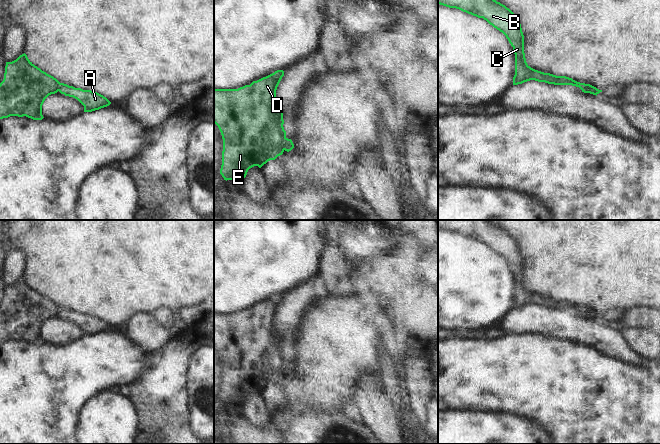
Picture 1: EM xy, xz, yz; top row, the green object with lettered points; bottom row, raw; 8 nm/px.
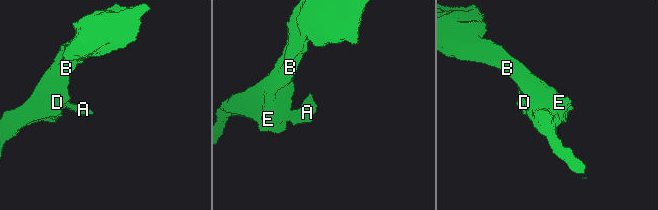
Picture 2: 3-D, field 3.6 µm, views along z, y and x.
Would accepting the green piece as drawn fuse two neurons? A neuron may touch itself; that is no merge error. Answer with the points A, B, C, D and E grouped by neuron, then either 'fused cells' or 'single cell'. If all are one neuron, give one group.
groups A / B C D E; fused cells

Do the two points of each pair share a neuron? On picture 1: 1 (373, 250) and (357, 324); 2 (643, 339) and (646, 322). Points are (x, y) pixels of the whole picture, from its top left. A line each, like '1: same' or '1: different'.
1: different
2: different

